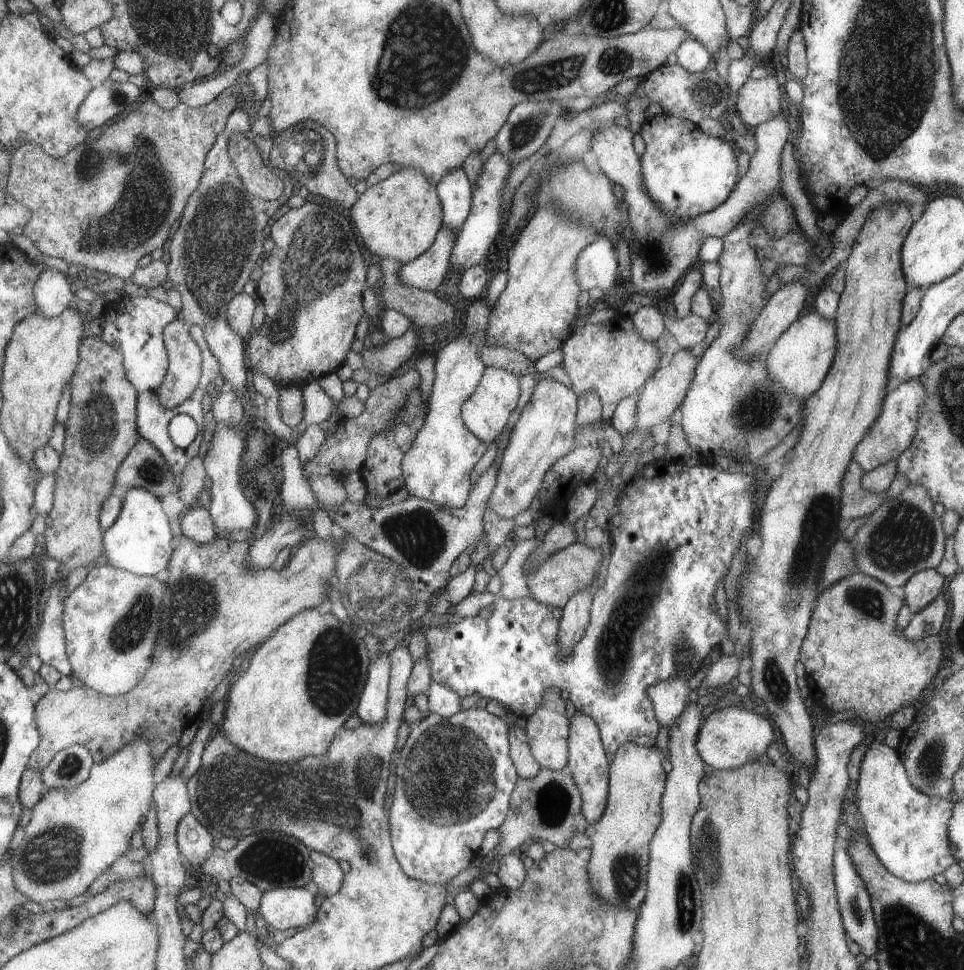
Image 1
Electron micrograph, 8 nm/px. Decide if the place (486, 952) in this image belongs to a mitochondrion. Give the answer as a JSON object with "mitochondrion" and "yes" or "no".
{"mitochondrion":"no"}

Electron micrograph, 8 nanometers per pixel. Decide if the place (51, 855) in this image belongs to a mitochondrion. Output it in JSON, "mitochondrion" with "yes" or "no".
{"mitochondrion":"yes"}

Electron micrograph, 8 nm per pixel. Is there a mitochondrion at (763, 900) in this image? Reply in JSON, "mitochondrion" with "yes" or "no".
{"mitochondrion":"no"}

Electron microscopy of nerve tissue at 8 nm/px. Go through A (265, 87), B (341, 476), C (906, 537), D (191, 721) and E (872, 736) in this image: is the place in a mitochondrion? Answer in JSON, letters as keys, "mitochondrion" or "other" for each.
{"A":"other","B":"other","C":"mitochondrion","D":"other","E":"other"}

